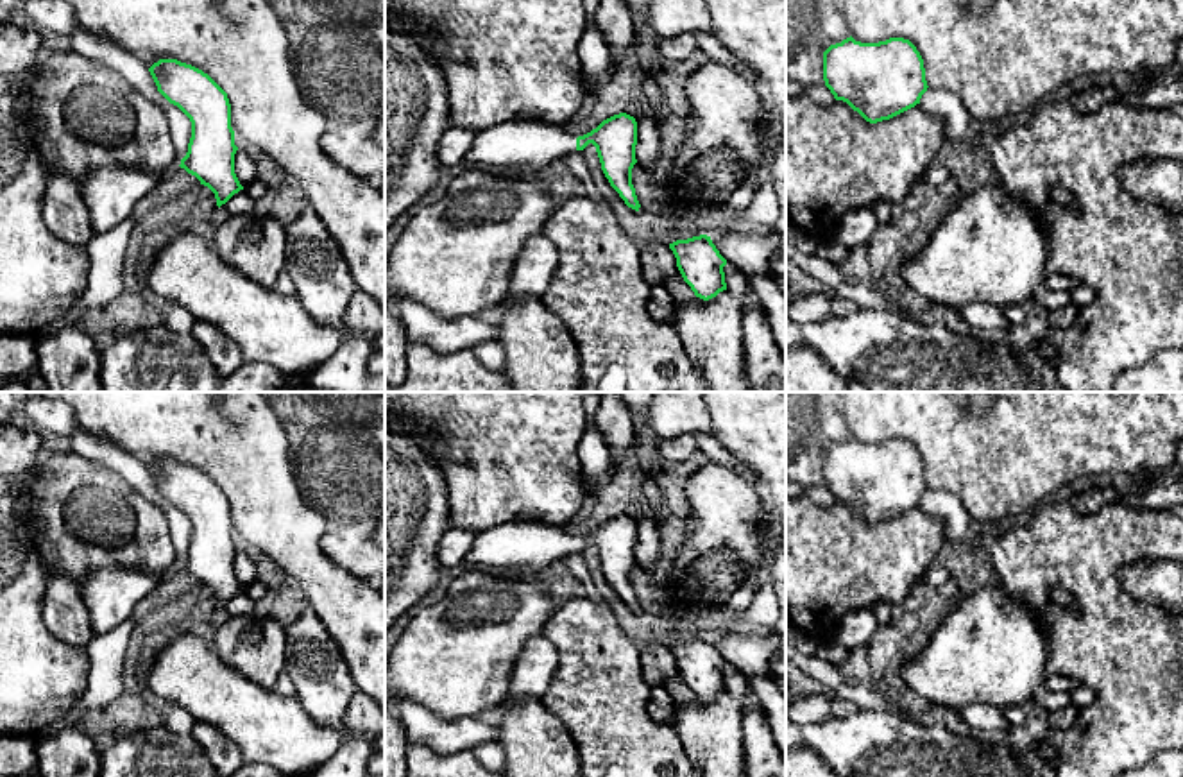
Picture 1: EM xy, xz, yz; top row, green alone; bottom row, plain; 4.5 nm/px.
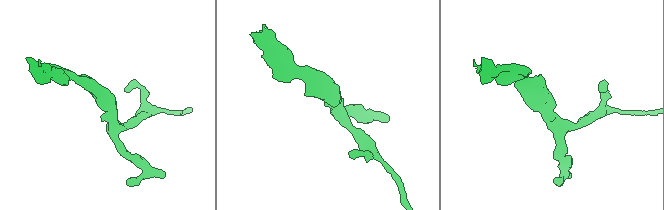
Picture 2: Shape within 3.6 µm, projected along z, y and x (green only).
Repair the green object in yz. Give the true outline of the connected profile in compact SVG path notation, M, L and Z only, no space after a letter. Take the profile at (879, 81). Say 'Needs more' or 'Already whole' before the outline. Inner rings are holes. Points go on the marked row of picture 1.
Already whole. M852 36L823 52L823 81L836 100L847 102L866 122L889 120L916 104L927 91L923 59L916 47L904 38L879 43L861 43Z

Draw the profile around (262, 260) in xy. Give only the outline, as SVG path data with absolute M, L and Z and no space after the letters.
M229 215L209 236L227 265L258 285L274 288L286 261L285 227L270 215L258 217L260 238L247 242L243 233L254 220L254 215Z

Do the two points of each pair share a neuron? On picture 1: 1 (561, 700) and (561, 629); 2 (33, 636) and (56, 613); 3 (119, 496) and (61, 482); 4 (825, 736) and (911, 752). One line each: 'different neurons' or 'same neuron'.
1: same neuron
2: different neurons
3: same neuron
4: same neuron

